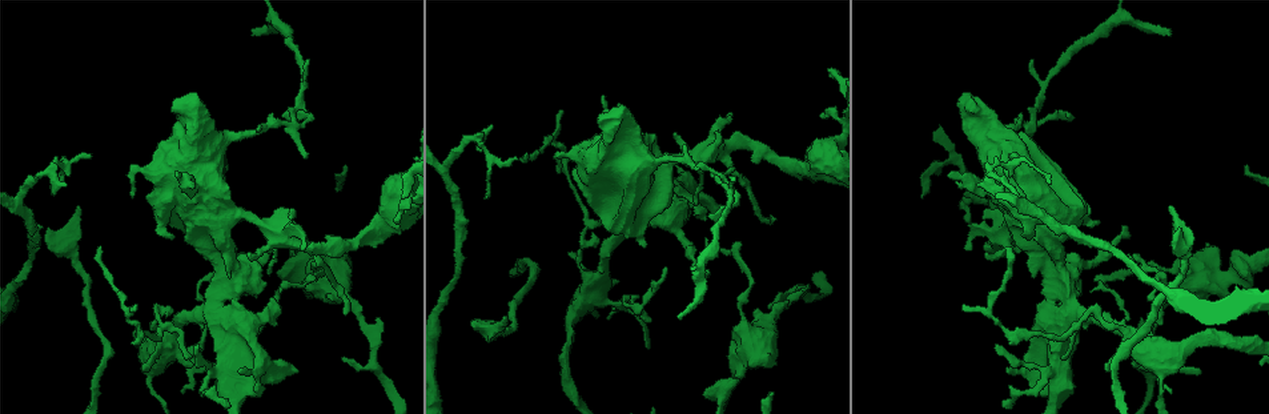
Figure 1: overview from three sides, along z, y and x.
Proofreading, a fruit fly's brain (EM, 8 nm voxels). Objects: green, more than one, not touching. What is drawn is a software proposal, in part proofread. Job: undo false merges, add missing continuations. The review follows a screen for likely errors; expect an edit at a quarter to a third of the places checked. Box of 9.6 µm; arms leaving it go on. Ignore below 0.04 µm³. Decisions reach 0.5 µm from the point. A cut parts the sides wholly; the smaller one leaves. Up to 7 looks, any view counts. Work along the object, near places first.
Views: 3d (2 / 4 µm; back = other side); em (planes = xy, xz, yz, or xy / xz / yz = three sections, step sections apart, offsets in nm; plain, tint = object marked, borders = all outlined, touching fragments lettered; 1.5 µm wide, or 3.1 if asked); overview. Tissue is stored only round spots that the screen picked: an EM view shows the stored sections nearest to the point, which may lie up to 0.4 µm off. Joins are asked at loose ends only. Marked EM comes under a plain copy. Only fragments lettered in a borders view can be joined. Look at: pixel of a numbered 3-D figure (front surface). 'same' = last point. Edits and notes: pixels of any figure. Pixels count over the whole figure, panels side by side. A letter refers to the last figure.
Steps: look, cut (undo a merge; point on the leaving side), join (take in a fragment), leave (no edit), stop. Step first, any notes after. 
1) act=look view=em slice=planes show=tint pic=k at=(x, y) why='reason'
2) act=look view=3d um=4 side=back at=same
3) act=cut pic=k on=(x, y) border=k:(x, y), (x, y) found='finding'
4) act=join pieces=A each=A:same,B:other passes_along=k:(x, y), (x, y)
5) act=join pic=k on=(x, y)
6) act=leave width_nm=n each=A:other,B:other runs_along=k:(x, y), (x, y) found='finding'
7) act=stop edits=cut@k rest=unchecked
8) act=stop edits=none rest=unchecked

act=look view=em slice=xz step=8 show=tint pic=1 at=(1161, 377)

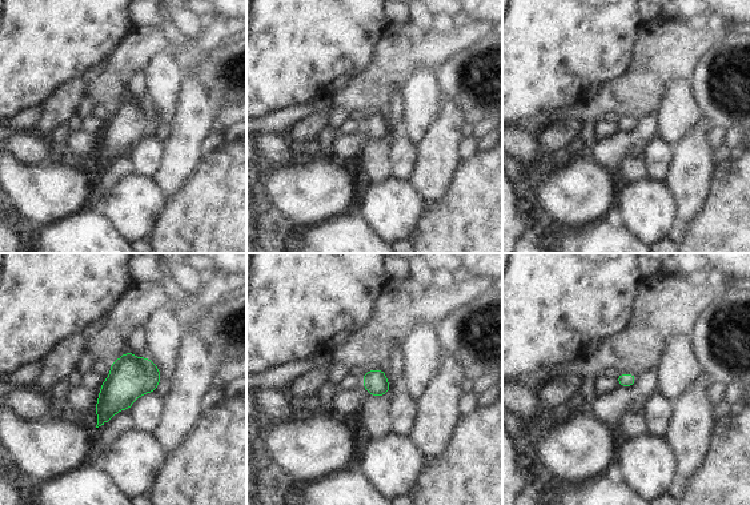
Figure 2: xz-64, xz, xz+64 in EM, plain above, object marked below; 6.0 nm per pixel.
act=look view=em slice=planes show=borders at=same why='cut it another way'

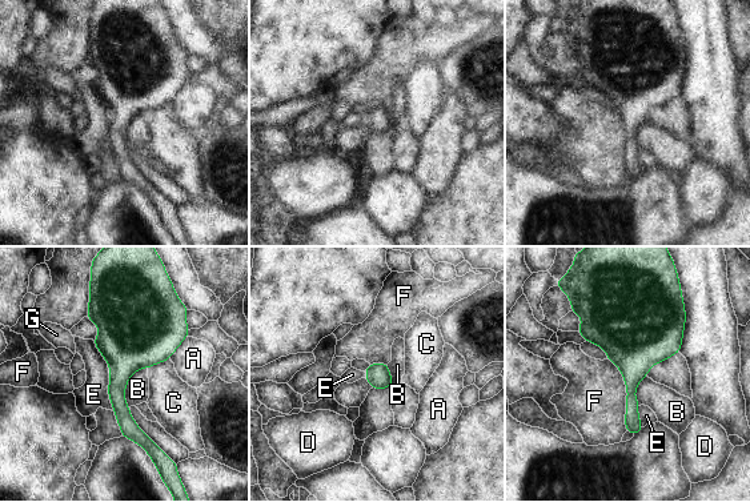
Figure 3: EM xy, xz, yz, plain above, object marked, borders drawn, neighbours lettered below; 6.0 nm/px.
act=leave each=A:other,B:other,C:other,D:other,E:other,F:other,G:other found='continuous, no second cell'

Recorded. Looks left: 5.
act=look view=em slice=planes show=borders pic=1 at=(1168, 30) why='branch stops here'

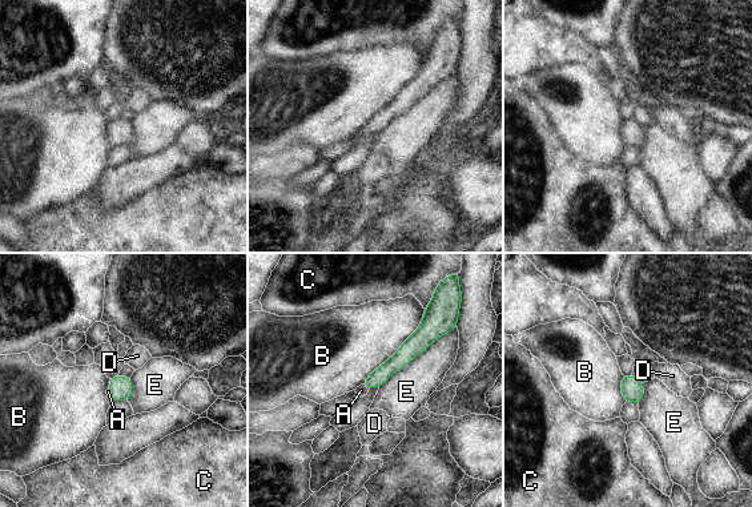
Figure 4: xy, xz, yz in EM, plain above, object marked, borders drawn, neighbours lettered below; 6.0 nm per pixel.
act=join pieces=A each=A:same,B:other,C:other,D:other,E:other passes_along=4:(379, 375), (365, 386), (361, 390) found='it goes on there'

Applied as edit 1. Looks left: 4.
act=look view=overview why='redraw'

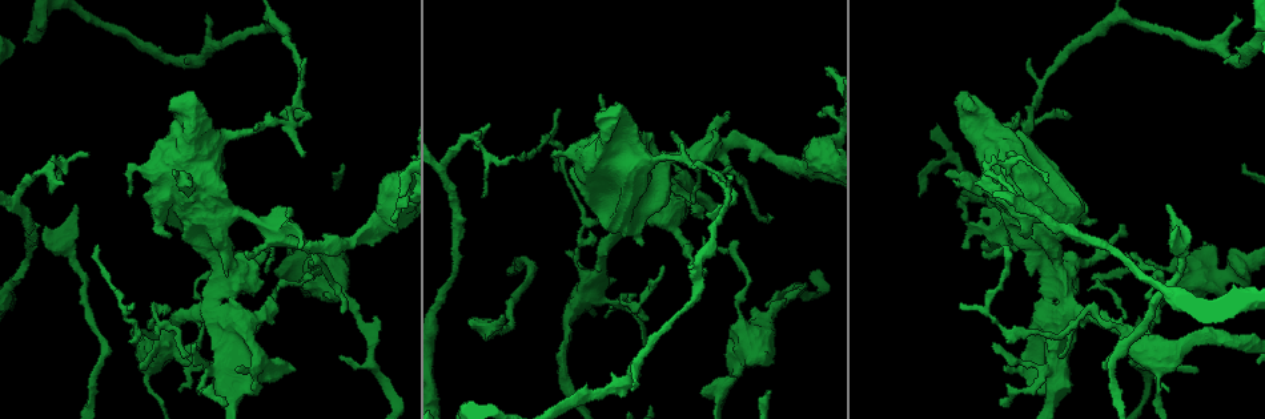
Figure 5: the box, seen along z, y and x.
act=look view=em slice=planes show=borders pic=5 at=(1028, 124) why='abrupt turn'

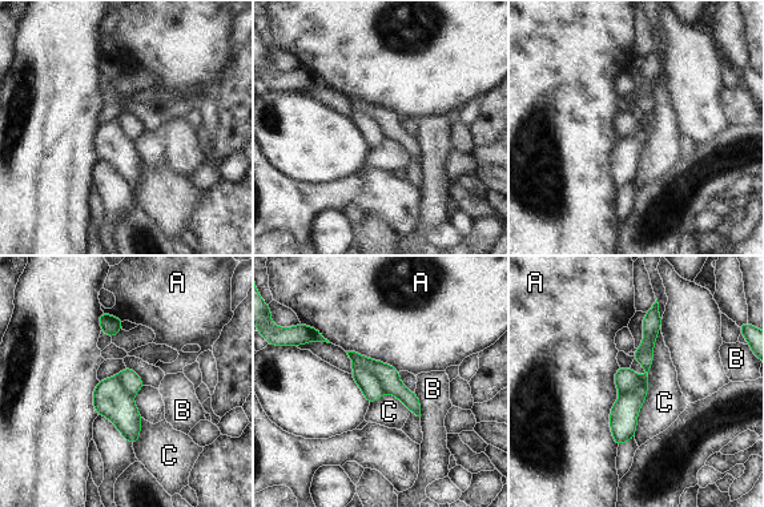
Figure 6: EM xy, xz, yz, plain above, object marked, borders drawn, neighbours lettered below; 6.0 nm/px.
act=cut pic=6 on=(369, 385) each=A:other,B:other,C:other found='two cells meet here'

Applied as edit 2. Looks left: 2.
act=stop edits=join@4,cut@6 rest=unchecked

